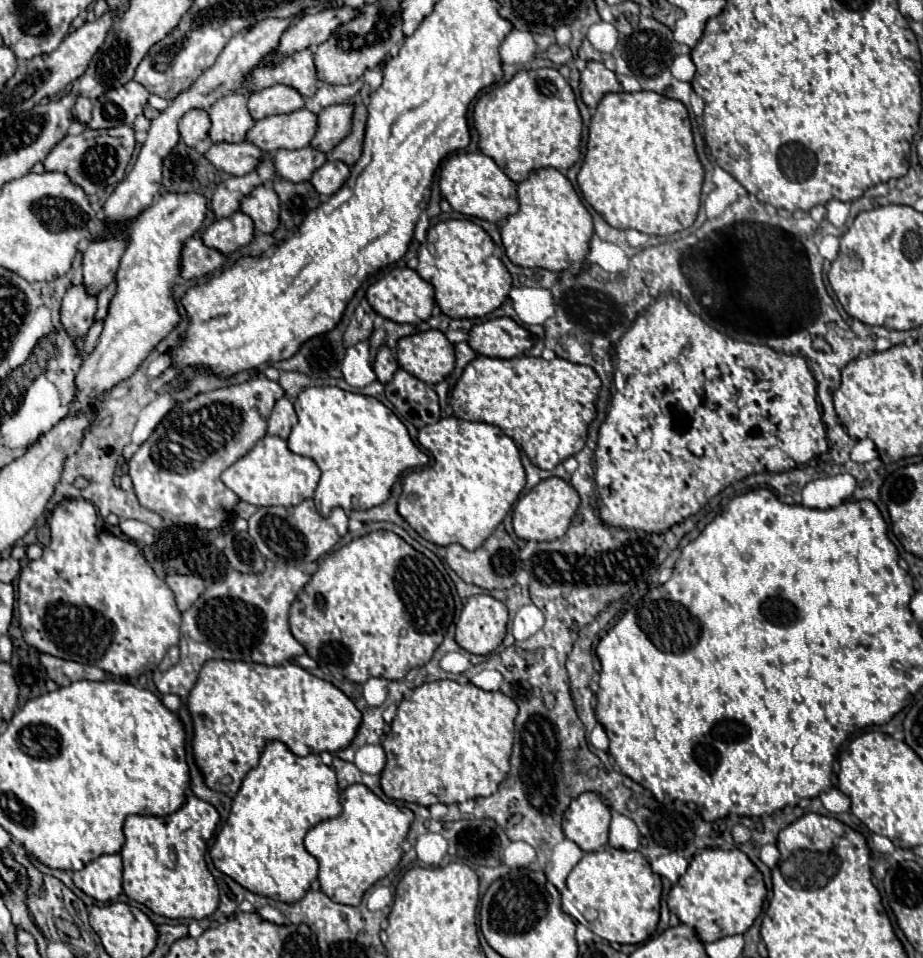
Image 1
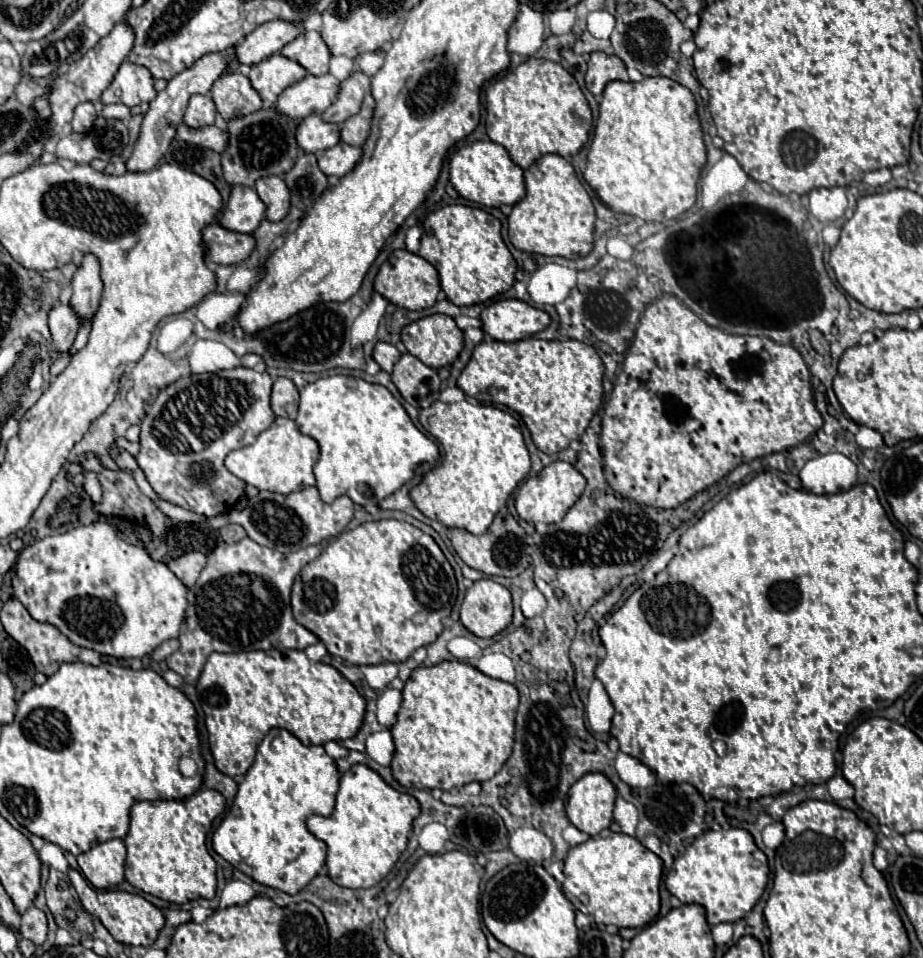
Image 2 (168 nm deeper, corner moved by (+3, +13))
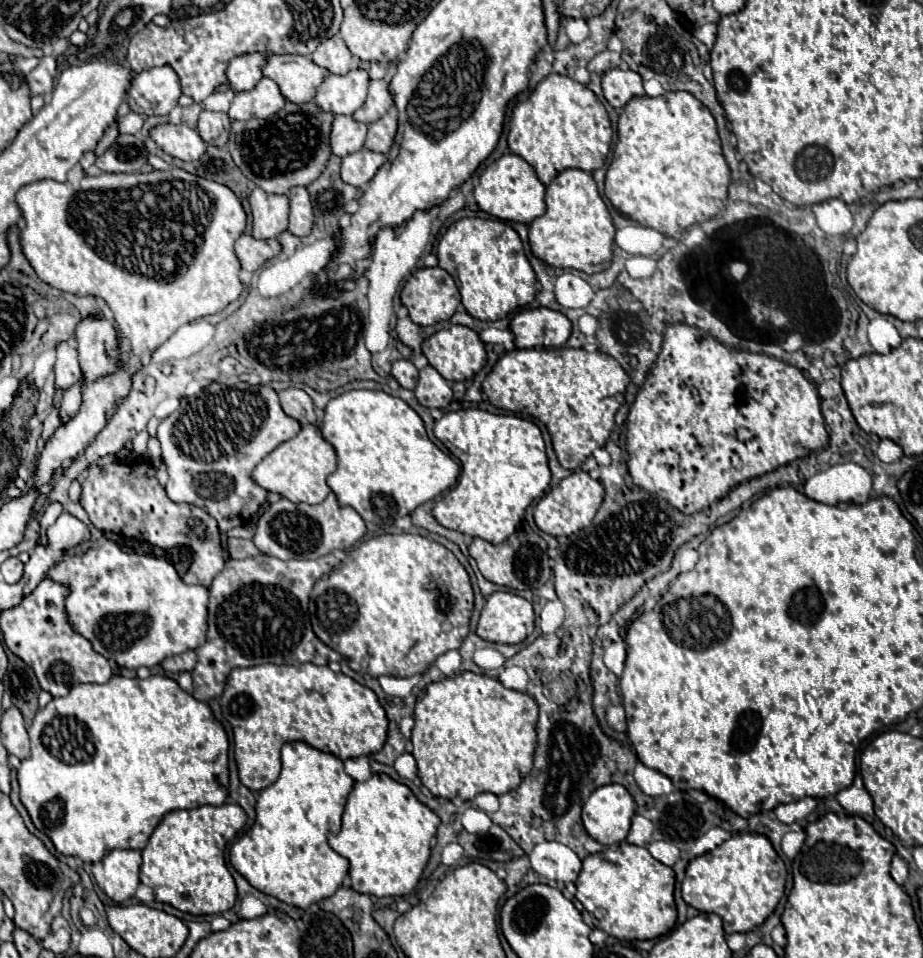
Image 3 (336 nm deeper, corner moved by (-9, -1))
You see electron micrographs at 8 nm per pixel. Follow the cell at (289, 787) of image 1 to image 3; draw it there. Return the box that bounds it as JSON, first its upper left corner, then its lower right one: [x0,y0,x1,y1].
[231,742,355,908]

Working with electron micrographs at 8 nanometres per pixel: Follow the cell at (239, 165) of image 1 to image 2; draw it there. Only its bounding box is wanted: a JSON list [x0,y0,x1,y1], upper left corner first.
[177,124,229,152]

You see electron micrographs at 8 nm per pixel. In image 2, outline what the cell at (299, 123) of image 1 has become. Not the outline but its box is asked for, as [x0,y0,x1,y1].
[273,74,339,120]

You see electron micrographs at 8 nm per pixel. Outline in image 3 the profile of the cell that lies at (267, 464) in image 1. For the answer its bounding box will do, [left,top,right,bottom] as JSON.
[253,424,337,504]

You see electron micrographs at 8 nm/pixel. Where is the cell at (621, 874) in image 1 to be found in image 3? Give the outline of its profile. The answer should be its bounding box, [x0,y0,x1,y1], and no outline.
[575,842,677,940]

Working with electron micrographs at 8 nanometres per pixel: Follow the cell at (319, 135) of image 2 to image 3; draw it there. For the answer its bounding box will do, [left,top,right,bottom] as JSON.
[331,116,367,156]

